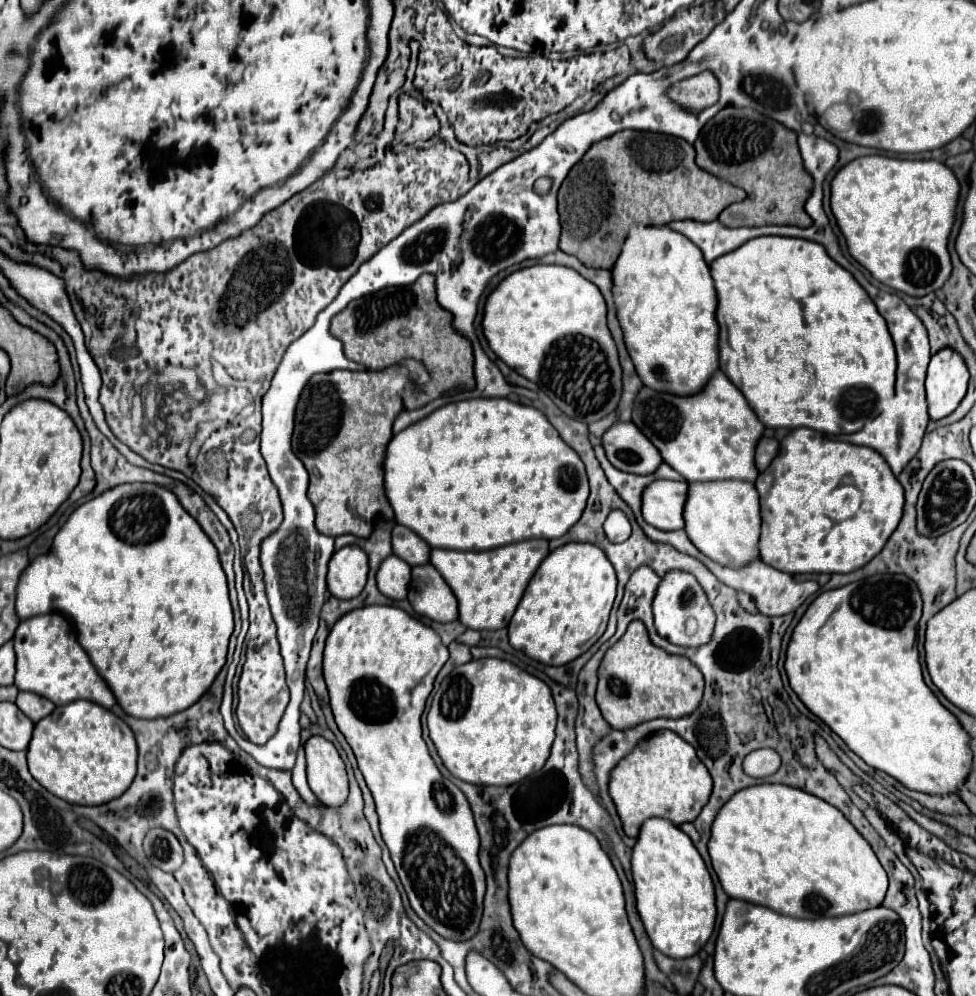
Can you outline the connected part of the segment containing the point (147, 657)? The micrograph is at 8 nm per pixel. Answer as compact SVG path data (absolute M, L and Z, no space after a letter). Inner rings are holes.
M157 484L115 486L107 492L103 492L99 498L85 502L83 506L79 506L69 516L69 520L57 532L51 550L43 556L37 556L27 566L27 570L21 574L21 580L17 586L17 616L21 620L27 620L27 618L37 616L37 614L49 614L49 612L57 612L57 614L71 618L75 630L79 632L77 634L79 644L89 654L99 676L107 682L107 686L115 694L117 704L125 710L125 714L131 714L133 718L143 718L143 720L155 720L155 718L171 716L175 712L181 712L181 710L193 706L209 690L209 686L217 678L219 670L223 668L229 638L233 634L233 610L231 610L231 602L229 602L227 578L225 578L225 572L221 568L219 554L217 554L213 542L207 538L207 534L203 534L203 530L199 528L195 518L191 518L183 510L183 506L175 498L175 494L163 486L157 486Z

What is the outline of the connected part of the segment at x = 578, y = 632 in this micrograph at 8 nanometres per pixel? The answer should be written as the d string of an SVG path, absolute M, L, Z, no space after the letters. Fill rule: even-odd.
M573 542L555 548L533 574L509 622L511 646L549 666L563 666L579 658L605 632L615 588L615 570L597 546Z

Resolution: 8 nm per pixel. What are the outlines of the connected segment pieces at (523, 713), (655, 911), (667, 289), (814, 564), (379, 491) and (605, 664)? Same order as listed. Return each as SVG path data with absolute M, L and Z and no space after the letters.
M499 658L471 660L457 666L439 686L427 714L429 736L445 764L445 768L459 780L485 786L507 786L543 768L555 740L557 710L549 686Z
M665 818L643 822L631 852L637 912L655 950L671 958L697 954L713 934L715 890L707 866L691 838Z
M645 226L633 230L615 260L611 270L613 300L617 306L617 320L623 330L625 348L635 364L641 382L659 392L671 392L679 396L695 394L703 388L713 372L719 368L717 360L717 334L719 324L715 320L717 294L709 266L701 256L701 250L683 234L669 226Z
M795 428L781 440L779 454L769 468L757 476L755 488L761 496L763 520L759 558L767 566L789 574L845 574L865 566L875 554L879 554L879 550L883 550L887 538L899 524L905 504L903 488L879 452L867 446L831 440L811 428Z
M333 370L329 374L315 374L311 376L311 382L303 388L299 406L295 410L295 430L291 446L295 450L295 456L299 456L299 460L309 472L307 496L317 512L315 528L319 528L321 534L333 538L341 534L355 534L357 538L367 538L379 518L393 520L393 510L383 488L383 460L385 448L393 436L393 420L401 410L401 398L385 396L381 386L373 382L373 372L369 370Z
M633 620L625 634L605 652L597 674L597 704L615 730L633 728L655 718L681 718L691 714L703 698L703 674L699 668L683 656L671 656L653 646L641 620Z

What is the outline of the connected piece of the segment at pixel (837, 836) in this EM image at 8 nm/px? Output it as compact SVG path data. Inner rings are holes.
M755 784L733 794L713 822L707 848L713 870L729 898L761 904L785 916L823 918L855 914L881 906L887 892L883 866L851 822L835 806L785 784Z

